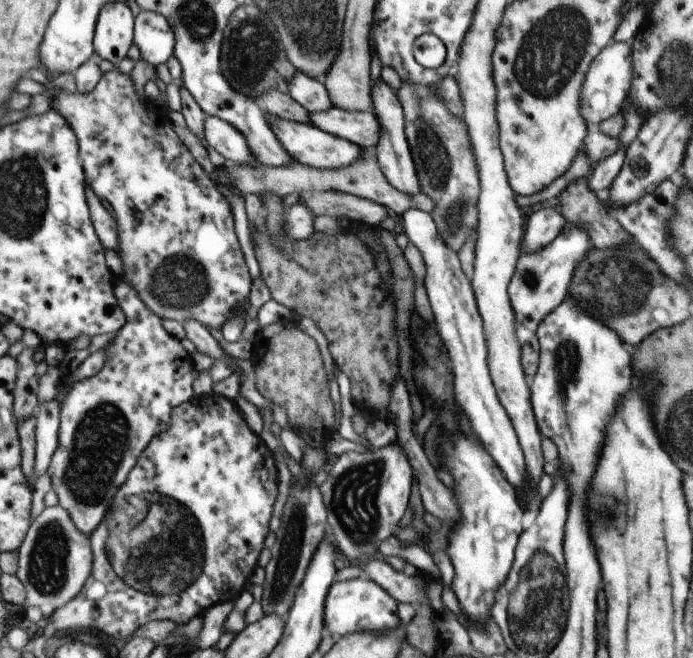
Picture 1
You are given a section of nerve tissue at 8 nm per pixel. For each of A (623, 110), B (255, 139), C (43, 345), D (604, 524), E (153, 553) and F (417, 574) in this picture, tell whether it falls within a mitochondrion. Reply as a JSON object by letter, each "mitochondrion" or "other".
{"A":"other","B":"other","C":"other","D":"mitochondrion","E":"mitochondrion","F":"other"}

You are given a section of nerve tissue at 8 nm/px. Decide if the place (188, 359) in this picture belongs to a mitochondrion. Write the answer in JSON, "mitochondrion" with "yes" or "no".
{"mitochondrion":"no"}

